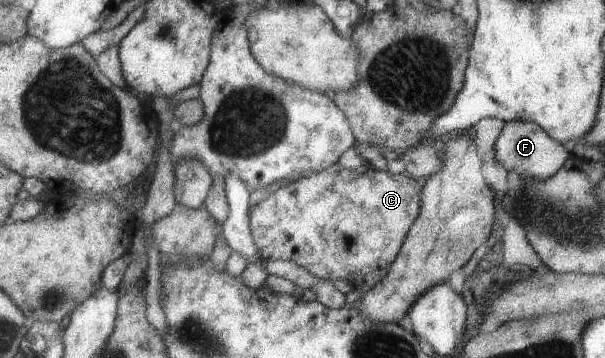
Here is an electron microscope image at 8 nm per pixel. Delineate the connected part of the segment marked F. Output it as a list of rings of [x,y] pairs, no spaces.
[[[507,121],[495,139],[493,150],[494,159],[506,168],[507,173],[513,169],[534,179],[546,179],[554,175],[568,160],[568,152],[562,144],[545,134],[536,122],[531,121]]]

